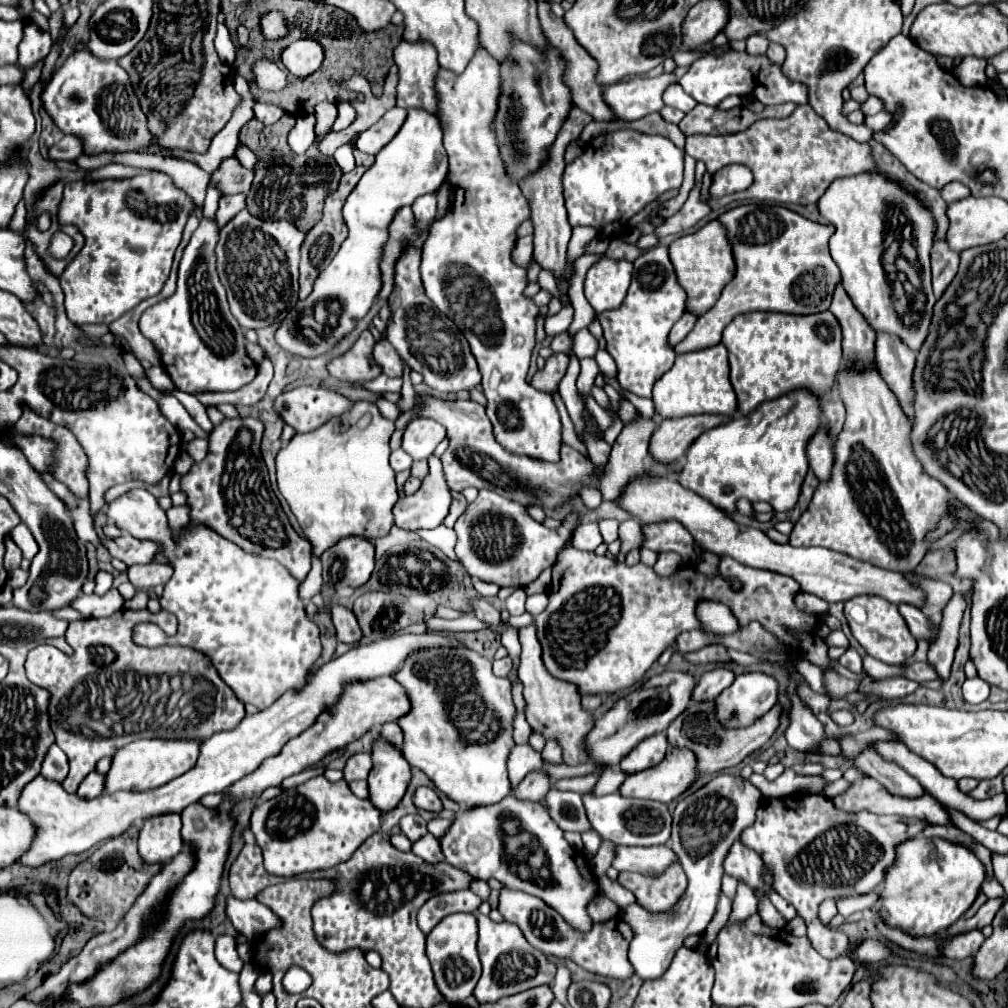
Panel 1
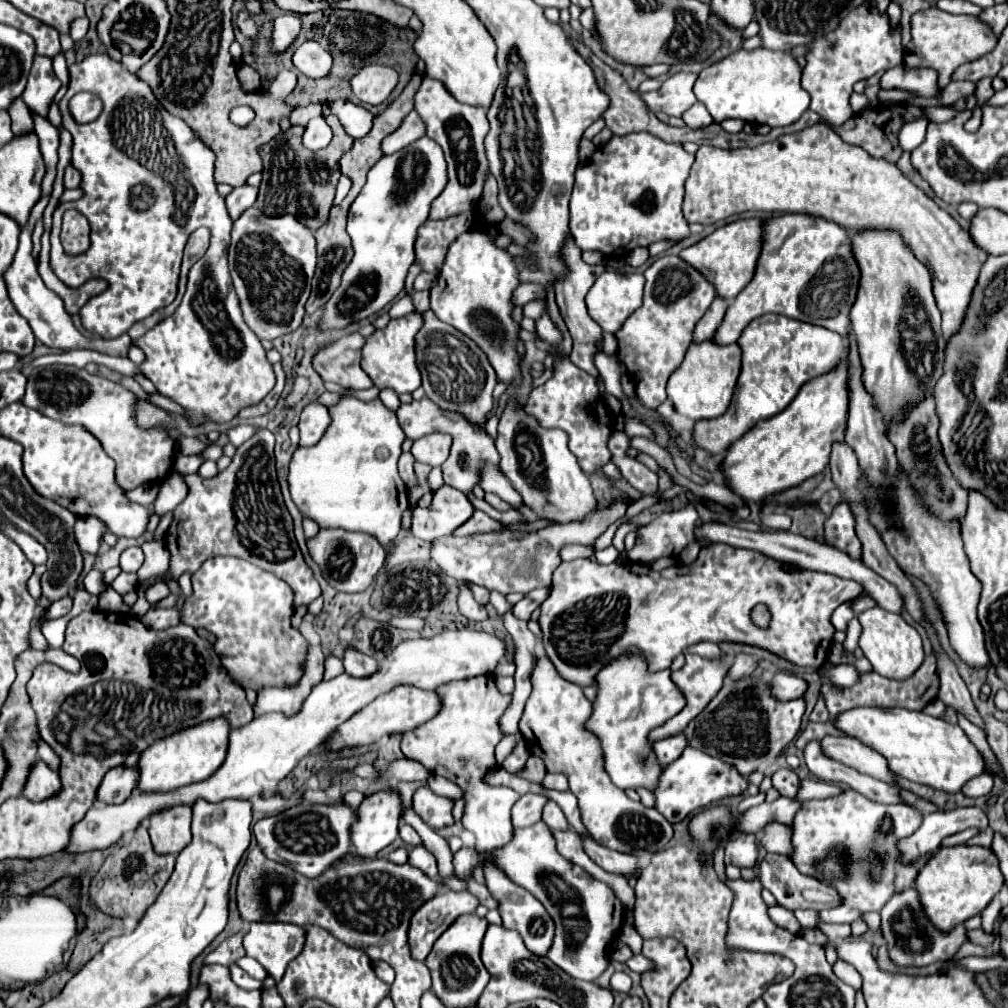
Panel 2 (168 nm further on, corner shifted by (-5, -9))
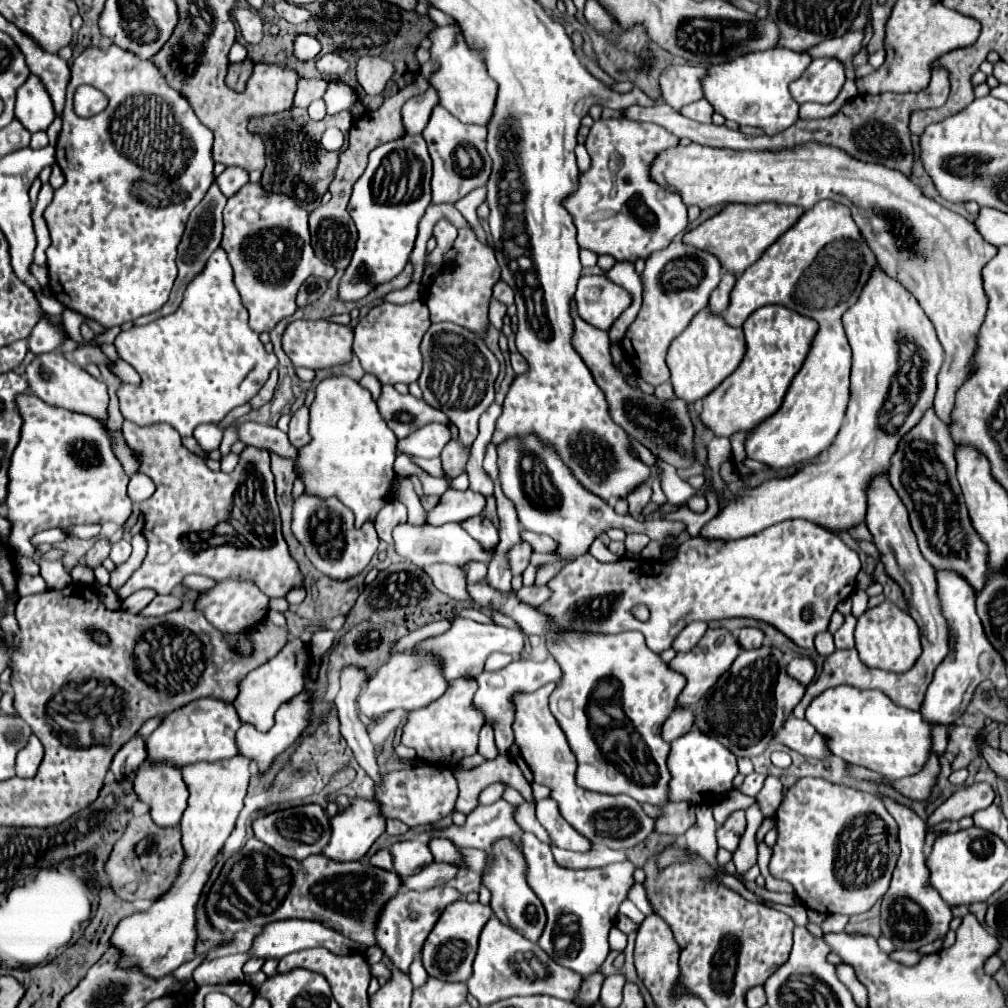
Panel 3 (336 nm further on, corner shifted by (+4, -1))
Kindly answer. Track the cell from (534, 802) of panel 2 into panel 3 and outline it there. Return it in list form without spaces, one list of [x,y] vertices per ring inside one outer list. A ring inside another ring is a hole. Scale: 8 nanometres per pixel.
[[[498,800],[490,806],[478,806],[474,808],[464,826],[452,824],[446,830],[440,832],[428,832],[428,836],[444,836],[452,840],[456,846],[472,846],[472,848],[490,848],[498,838],[502,836],[520,836],[522,828],[514,820],[516,806]]]

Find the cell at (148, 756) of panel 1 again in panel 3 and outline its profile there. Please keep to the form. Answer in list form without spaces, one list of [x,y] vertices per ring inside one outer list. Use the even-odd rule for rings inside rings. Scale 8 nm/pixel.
[[[200,698],[192,704],[178,708],[176,712],[162,718],[160,726],[148,736],[146,752],[148,762],[168,762],[176,768],[196,762],[218,762],[236,756],[234,734],[240,726],[240,718],[232,704],[216,698]]]

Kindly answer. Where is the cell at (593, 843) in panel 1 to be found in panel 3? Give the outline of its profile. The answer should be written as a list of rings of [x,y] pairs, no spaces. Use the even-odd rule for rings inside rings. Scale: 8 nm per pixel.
[[[548,656],[544,662],[534,662],[528,658],[516,658],[508,666],[504,666],[498,672],[482,672],[476,682],[478,682],[478,692],[474,696],[476,708],[486,712],[486,722],[494,726],[496,732],[496,748],[498,754],[508,754],[510,746],[514,744],[514,733],[512,730],[512,720],[514,720],[514,708],[512,708],[512,694],[514,692],[532,692],[542,688],[548,682],[558,682],[562,678],[562,670],[556,664],[552,656]]]

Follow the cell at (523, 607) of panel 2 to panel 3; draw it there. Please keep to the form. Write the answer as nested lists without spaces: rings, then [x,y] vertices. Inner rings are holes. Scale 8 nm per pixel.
[[[530,586],[530,588],[522,588],[516,592],[518,600],[528,604],[528,606],[540,606],[544,600],[548,600],[548,588],[546,586]]]

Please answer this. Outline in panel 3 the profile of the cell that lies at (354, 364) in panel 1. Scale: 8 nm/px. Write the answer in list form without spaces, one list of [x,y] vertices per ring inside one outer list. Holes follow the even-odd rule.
[[[294,320],[288,324],[282,336],[282,348],[292,358],[294,366],[304,366],[312,370],[344,366],[352,360],[352,336],[354,330],[344,324],[336,324],[330,320]]]

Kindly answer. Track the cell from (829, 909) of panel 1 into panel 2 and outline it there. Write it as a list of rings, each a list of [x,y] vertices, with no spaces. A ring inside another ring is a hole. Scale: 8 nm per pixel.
[[[845,790],[833,798],[807,800],[801,804],[791,824],[791,860],[801,874],[825,882],[835,888],[841,898],[841,906],[819,912],[823,922],[851,924],[867,912],[879,912],[887,904],[895,892],[895,872],[901,862],[897,842],[911,836],[921,826],[921,820],[923,816],[911,806],[877,804],[855,790]],[[831,852],[843,852],[845,856],[843,878],[827,878],[817,870]]]

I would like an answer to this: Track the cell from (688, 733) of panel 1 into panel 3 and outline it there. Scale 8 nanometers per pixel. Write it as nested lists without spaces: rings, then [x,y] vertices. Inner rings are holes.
[[[776,648],[742,650],[730,670],[694,704],[692,728],[718,740],[736,758],[760,756],[806,692],[806,686],[786,674],[786,662]]]

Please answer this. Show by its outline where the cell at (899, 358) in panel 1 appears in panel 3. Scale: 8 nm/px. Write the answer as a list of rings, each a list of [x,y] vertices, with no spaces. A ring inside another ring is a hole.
[[[934,408],[922,416],[920,424],[900,438],[890,462],[890,482],[908,508],[922,556],[938,570],[952,568],[960,572],[978,592],[984,586],[984,572],[988,566],[986,548],[970,524],[960,484],[956,480],[954,444],[948,436],[946,424],[936,416]]]

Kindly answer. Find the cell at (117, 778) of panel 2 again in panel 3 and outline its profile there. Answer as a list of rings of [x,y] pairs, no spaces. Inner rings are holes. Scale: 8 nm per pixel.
[[[132,738],[128,744],[124,744],[116,756],[112,758],[110,764],[110,772],[114,776],[114,780],[122,780],[128,774],[136,772],[140,768],[140,764],[146,760],[146,752],[144,752],[144,738]]]

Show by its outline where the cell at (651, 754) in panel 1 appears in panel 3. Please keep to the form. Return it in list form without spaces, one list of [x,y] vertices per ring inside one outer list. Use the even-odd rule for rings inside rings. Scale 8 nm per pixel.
[[[676,708],[662,726],[662,738],[666,742],[672,742],[684,736],[690,730],[690,726],[692,726],[692,712],[686,708]]]

